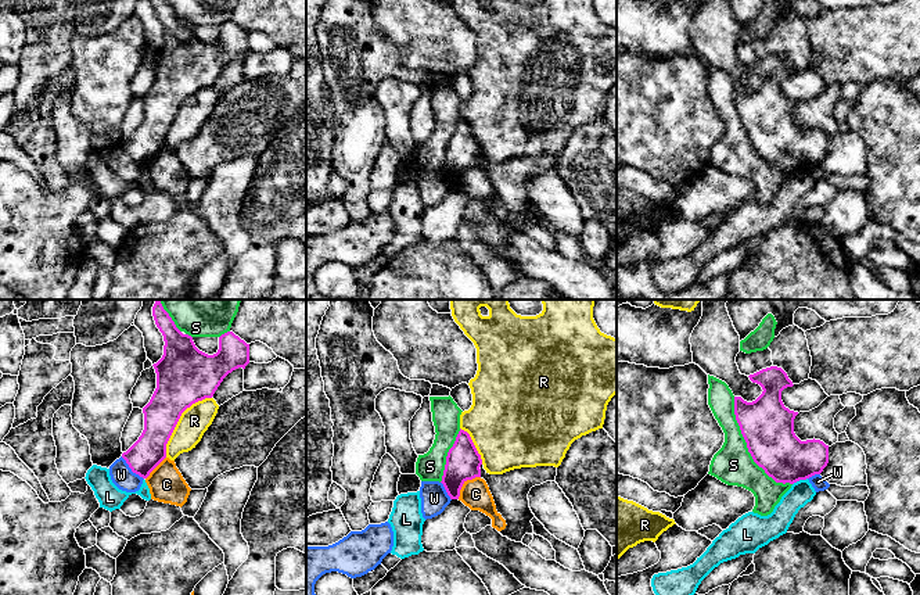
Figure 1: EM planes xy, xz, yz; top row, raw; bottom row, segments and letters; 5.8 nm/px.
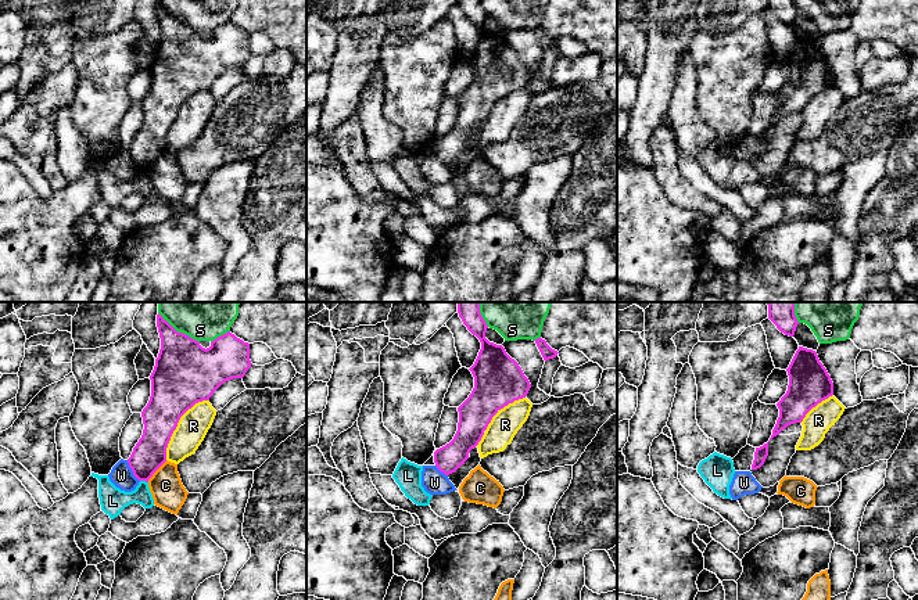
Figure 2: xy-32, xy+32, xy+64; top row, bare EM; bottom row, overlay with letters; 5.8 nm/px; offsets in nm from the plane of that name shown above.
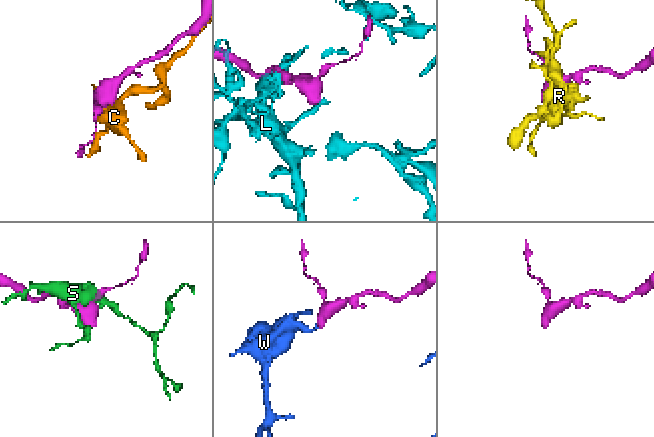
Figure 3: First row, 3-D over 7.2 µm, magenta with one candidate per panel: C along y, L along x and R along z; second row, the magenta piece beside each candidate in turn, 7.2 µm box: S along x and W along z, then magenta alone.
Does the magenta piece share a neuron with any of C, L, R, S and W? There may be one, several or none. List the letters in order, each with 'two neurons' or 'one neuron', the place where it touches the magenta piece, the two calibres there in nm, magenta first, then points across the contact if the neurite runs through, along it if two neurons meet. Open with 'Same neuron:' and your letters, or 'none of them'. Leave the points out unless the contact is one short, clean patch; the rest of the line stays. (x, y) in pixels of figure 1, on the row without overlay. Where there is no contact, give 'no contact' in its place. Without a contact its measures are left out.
Same neuron: none of them
C: two neurons | xz (463, 172) | 200/170 nm | along xz (480, 165), (467, 169), (457, 187)
L: two neurons | yz (800, 168) | 280/140 nm
R: two neurons | xy (178, 110) | 300/170 nm
S: two neurons | yz (747, 136) | 300/240 nm
W: two neurons | xy (130, 157) | 190/130 nm | along xy (121, 146), (143, 168)

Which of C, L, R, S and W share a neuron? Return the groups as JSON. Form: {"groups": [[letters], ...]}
{"groups": [["C"], ["L"], ["R"], ["S"], ["W"]]}

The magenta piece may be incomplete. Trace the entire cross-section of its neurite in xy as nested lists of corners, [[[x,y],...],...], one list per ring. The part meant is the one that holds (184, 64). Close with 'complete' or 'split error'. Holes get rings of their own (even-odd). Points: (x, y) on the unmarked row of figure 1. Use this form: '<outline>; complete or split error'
[[[152,0],[157,17],[163,25],[163,44],[154,53],[157,78],[150,92],[143,97],[144,119],[139,129],[122,143],[133,162],[147,168],[150,162],[166,147],[166,133],[182,105],[193,93],[212,87],[223,68],[233,60],[249,53],[249,33],[227,21],[219,26],[219,39],[213,44],[200,40],[193,26],[183,24],[166,0]]]; complete

